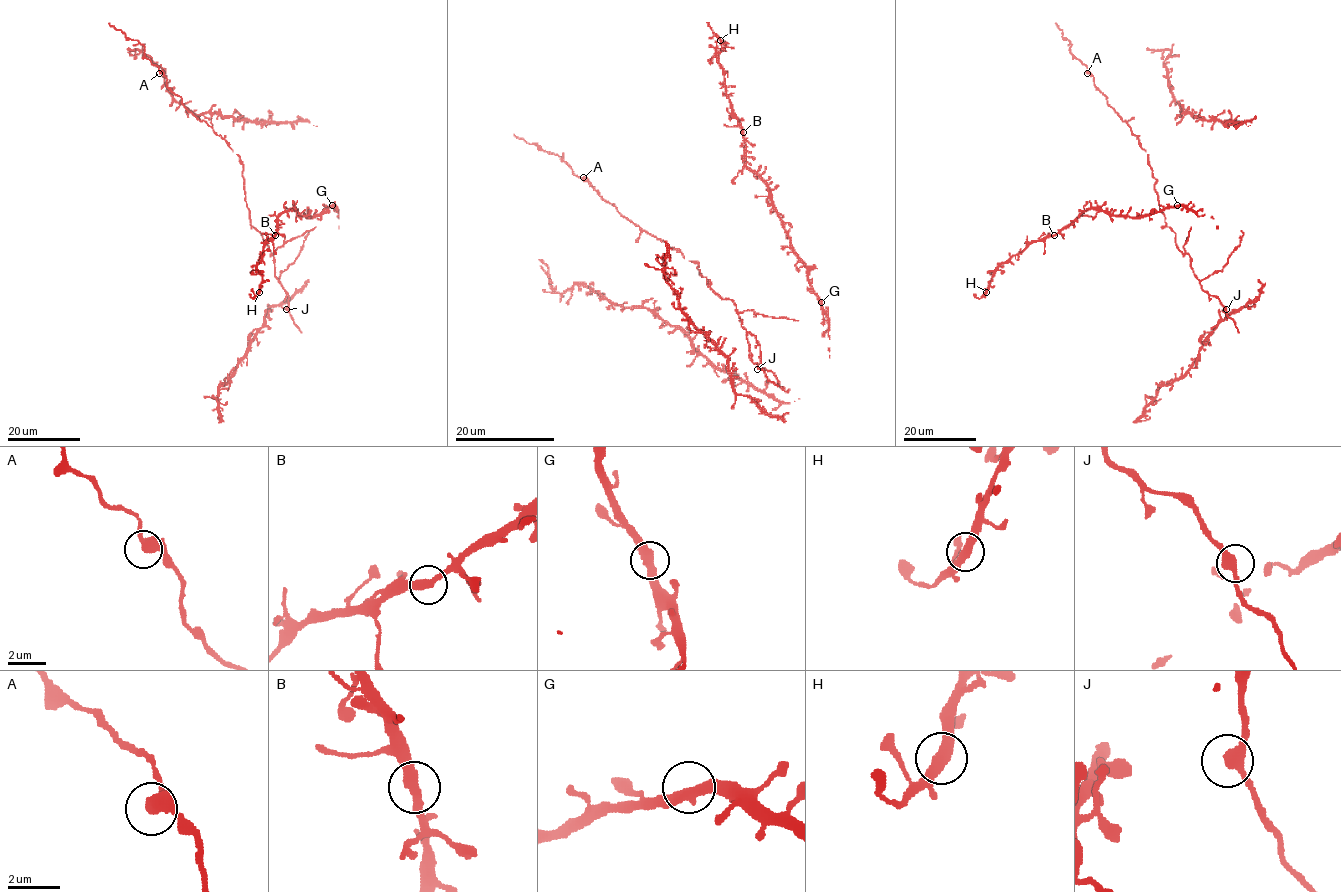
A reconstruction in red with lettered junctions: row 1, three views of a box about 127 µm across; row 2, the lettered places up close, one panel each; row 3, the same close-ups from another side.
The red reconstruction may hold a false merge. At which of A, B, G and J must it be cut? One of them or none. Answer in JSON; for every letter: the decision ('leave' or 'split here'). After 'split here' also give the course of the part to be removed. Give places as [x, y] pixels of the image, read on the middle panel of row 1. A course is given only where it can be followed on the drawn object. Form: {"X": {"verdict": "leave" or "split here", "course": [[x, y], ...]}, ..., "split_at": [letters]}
{"A": {"verdict": "leave"}, "B": {"verdict": "leave"}, "G": {"verdict": "leave"}, "J": {"verdict": "leave"}, "split_at": []}

